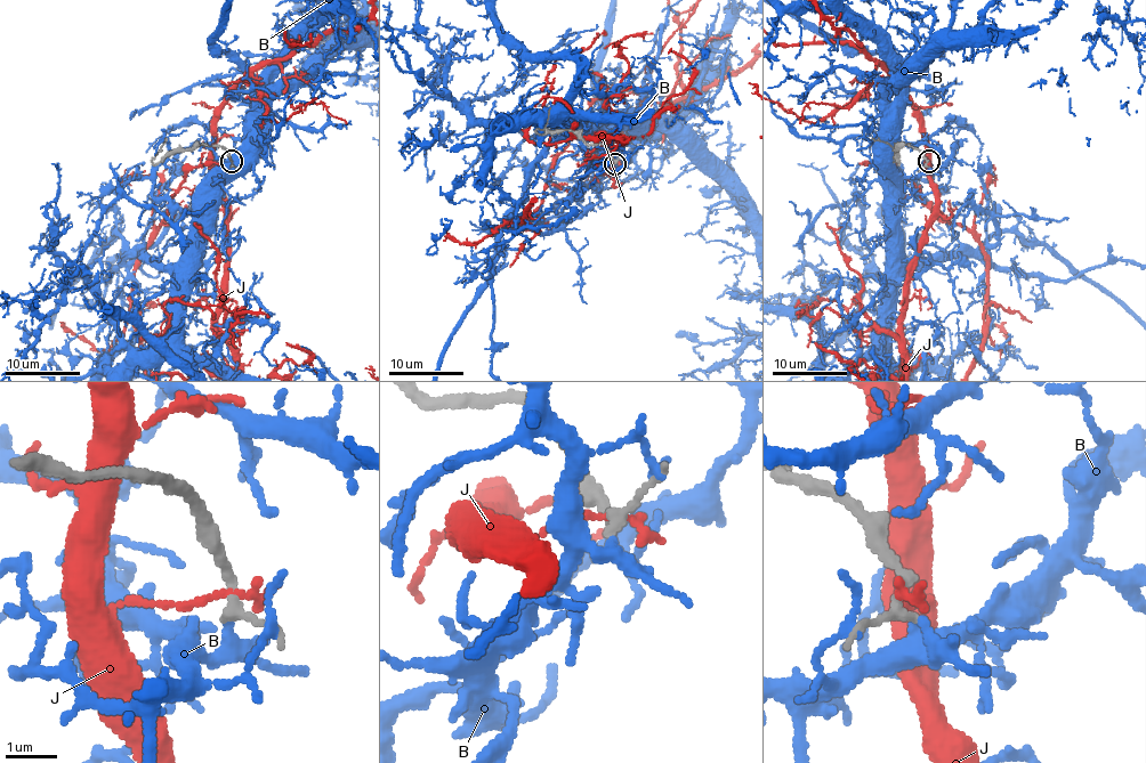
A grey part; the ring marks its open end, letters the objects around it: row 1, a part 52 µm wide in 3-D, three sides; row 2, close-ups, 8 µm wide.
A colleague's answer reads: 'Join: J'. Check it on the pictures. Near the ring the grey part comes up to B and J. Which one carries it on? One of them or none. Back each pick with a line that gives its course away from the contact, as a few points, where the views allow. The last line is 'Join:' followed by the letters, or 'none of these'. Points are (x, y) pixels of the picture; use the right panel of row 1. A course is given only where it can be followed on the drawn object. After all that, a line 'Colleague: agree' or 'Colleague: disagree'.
Join: none of these
Colleague: disagree

